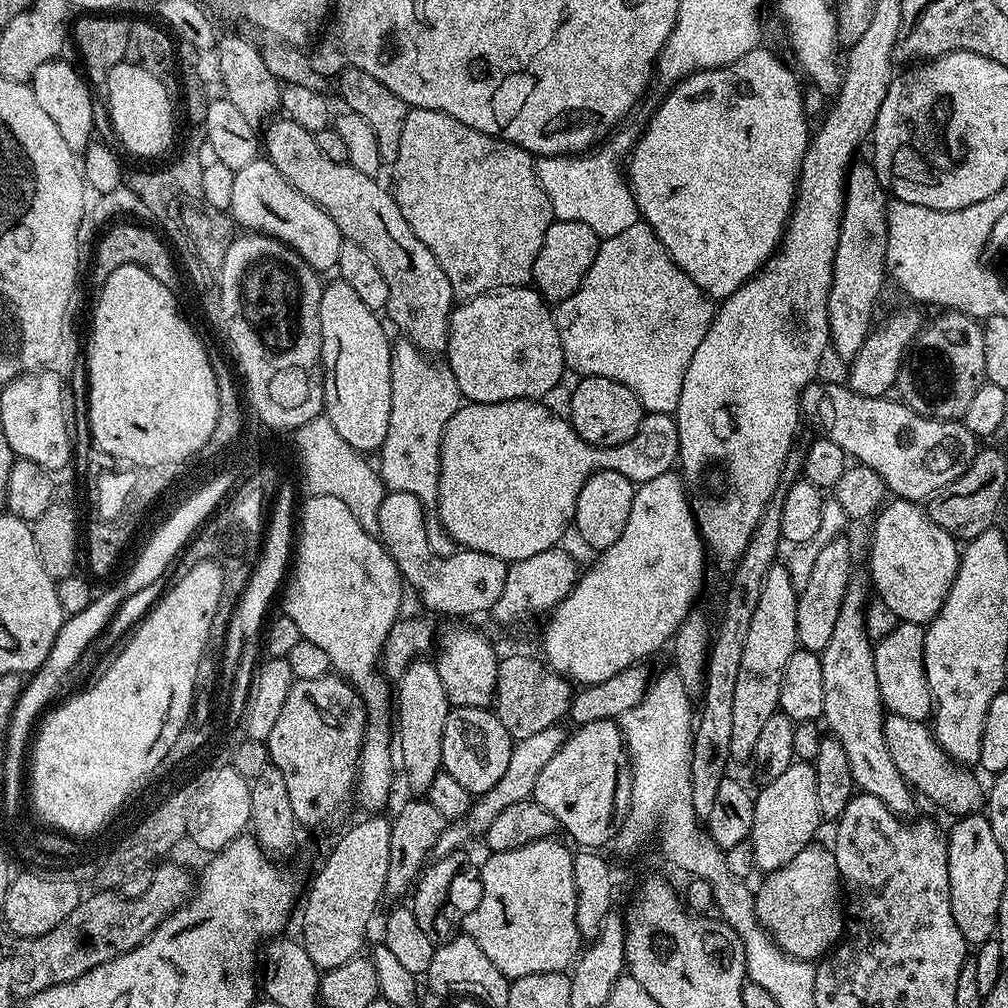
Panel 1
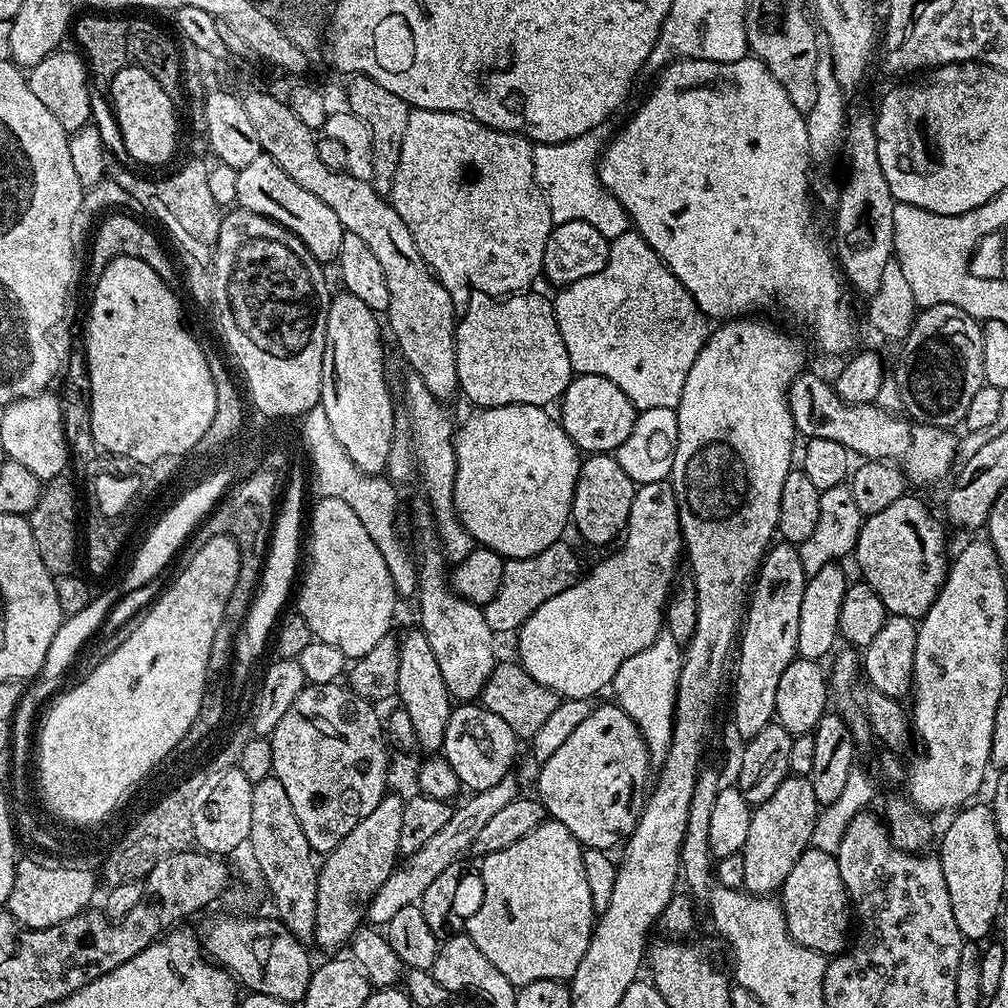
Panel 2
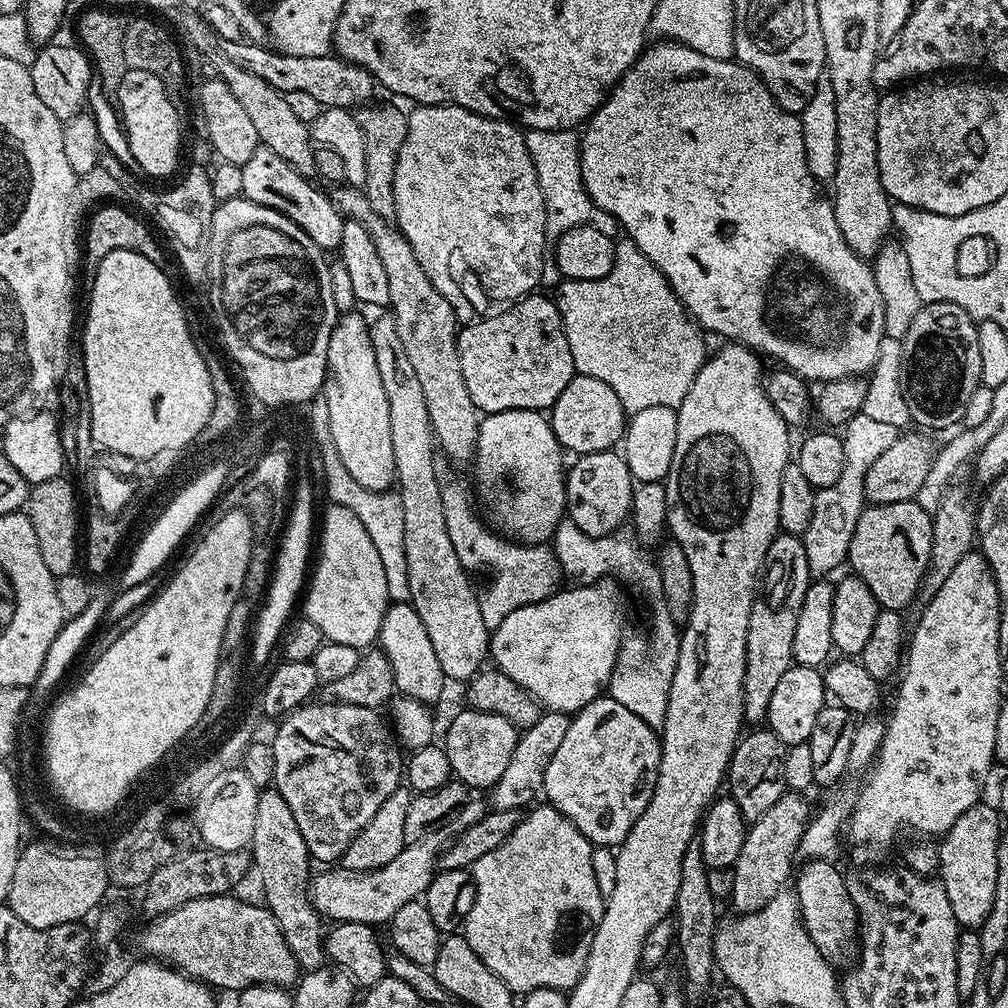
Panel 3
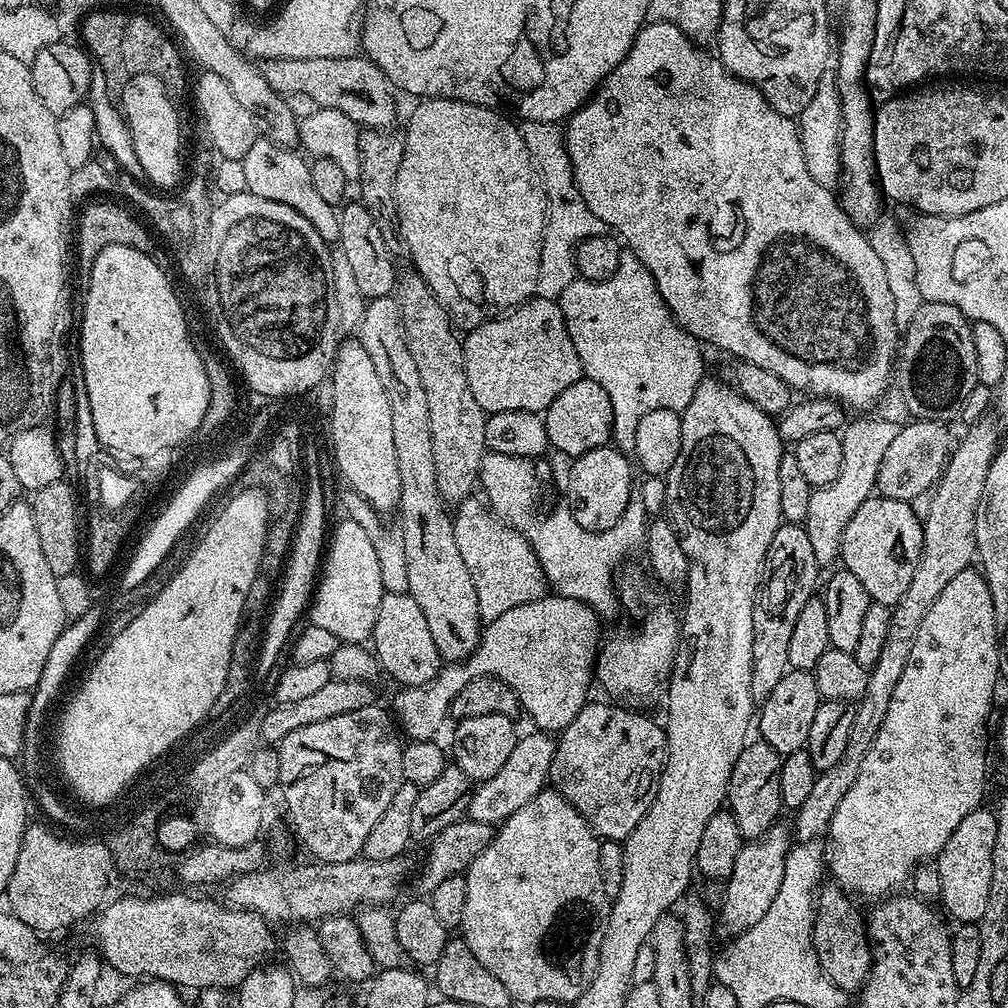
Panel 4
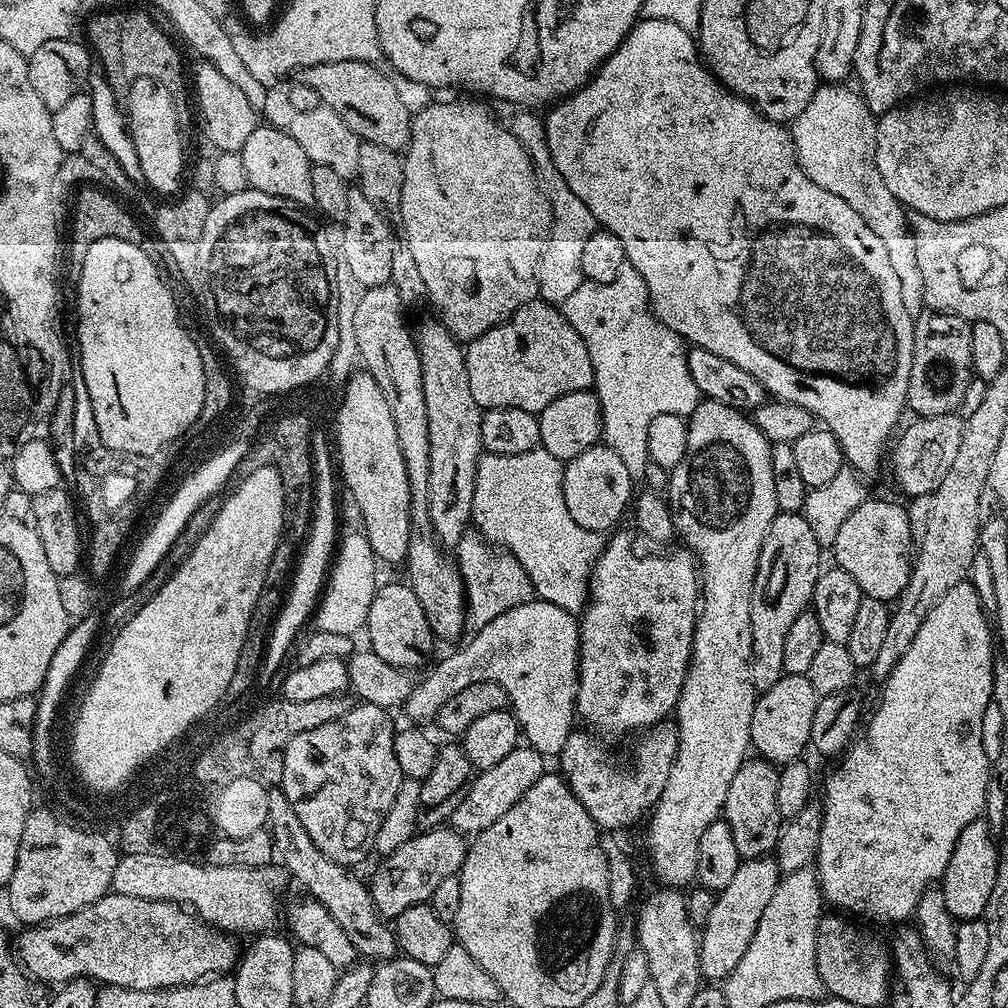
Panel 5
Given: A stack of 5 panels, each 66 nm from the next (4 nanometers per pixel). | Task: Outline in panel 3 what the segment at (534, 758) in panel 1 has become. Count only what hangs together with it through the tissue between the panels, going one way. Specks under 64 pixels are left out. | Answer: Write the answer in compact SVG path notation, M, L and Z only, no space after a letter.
M470 798L452 815L450 820L445 822L442 828L426 834L426 838L405 843L402 854L398 854L398 858L386 862L386 866L381 868L375 868L369 872L350 872L343 866L332 866L329 867L332 868L329 872L317 871L310 880L312 905L328 922L387 925L394 918L394 914L398 914L400 907L406 906L406 902L423 897L430 882L436 877L442 853L455 837L477 824L485 811L486 804L484 805L476 798Z

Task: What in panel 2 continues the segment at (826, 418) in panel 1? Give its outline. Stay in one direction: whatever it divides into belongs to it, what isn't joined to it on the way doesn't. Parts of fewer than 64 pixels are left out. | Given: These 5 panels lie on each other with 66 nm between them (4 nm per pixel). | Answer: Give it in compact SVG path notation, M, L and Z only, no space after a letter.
M805 370L800 375L792 379L792 384L788 387L788 409L792 415L792 421L797 433L801 437L811 438L821 436L831 438L834 442L842 442L849 453L855 454L864 460L887 460L900 466L900 471L904 473L904 479L909 485L912 484L936 484L952 468L952 463L958 460L958 436L955 431L930 426L929 424L919 424L917 420L909 418L907 415L899 414L895 416L892 412L887 412L884 408L879 408L879 403L871 404L847 404L844 399L836 393L835 387L828 384L820 376L815 376L811 370Z

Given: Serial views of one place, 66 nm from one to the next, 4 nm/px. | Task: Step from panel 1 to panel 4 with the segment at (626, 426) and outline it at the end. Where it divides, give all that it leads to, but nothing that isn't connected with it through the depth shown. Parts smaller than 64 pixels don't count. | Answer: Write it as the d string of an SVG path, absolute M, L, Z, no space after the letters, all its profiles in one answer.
M582 378L574 382L574 386L566 386L554 402L544 409L542 419L546 426L549 445L553 449L565 452L568 458L575 458L586 454L595 448L603 448L612 438L612 411L610 410L610 398L606 390L598 386L598 382Z

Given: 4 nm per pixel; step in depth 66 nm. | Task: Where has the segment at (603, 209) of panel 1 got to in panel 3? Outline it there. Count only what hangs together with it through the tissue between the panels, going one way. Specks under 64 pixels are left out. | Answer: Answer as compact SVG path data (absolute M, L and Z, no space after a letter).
M529 128L524 132L524 141L530 150L538 182L542 186L542 198L546 202L546 230L549 237L555 238L566 230L583 224L590 225L594 230L602 230L602 234L615 237L618 232L615 218L599 208L584 189L580 173L580 136L570 128L553 132Z

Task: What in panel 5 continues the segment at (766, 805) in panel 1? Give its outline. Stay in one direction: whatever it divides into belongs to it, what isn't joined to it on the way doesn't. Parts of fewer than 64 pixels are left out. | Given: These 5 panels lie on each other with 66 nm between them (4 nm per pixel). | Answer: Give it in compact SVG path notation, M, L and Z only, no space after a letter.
M757 858L744 860L734 873L730 886L722 890L716 897L716 905L710 918L702 926L700 936L700 975L708 982L723 982L728 979L734 966L738 966L742 954L746 954L746 946L750 946L750 938L754 938L754 930L766 911L770 898L774 898L774 890L782 879L782 873L775 859Z

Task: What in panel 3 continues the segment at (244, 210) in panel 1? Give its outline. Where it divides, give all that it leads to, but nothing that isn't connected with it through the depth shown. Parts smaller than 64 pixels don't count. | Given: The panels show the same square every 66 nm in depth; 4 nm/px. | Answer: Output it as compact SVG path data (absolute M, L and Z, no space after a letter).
M258 147L254 154L250 154L250 162L242 166L242 196L243 199L250 202L258 202L262 206L270 206L270 210L278 210L290 218L314 242L322 249L336 250L339 249L342 242L342 226L345 217L341 216L340 209L332 202L332 197L327 191L319 192L312 185L313 181L309 177L303 176L286 158L274 154L274 150L266 147Z

